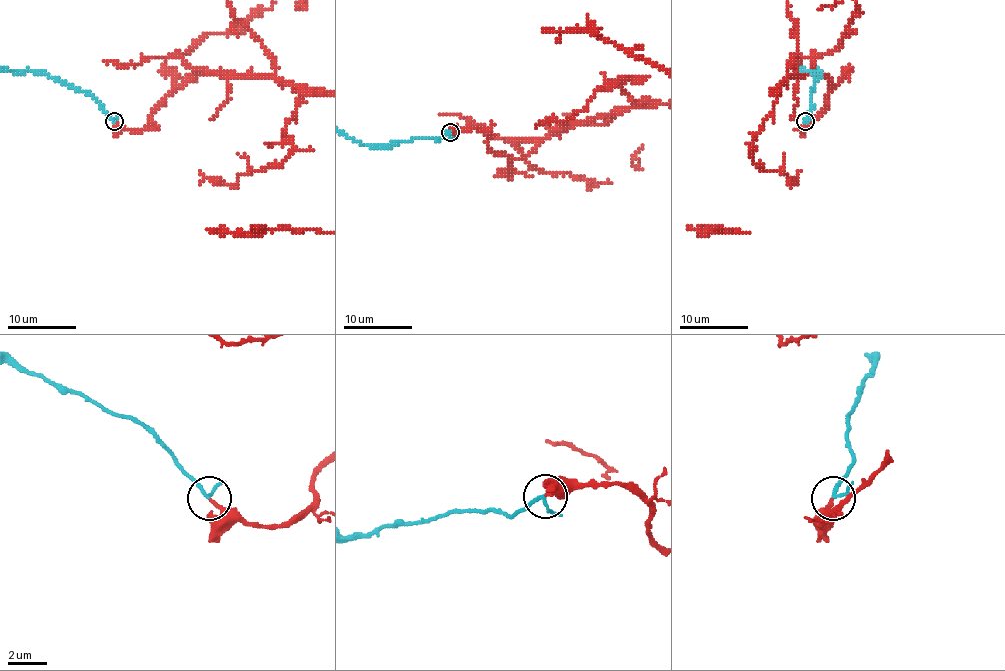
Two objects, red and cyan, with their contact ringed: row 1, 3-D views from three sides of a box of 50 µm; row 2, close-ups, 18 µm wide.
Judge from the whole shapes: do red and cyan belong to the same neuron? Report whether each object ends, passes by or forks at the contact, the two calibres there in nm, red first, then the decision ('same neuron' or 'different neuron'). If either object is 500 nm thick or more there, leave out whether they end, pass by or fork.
red ends there; cyan passes by; 180 nm thick on the red side, 150 nm on the other; same neuron

